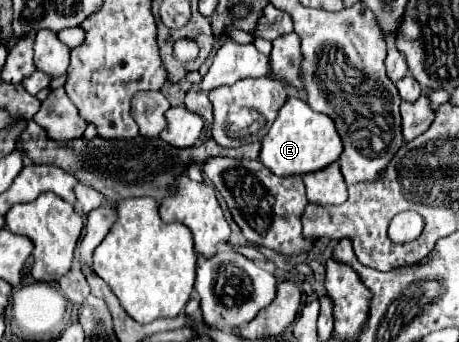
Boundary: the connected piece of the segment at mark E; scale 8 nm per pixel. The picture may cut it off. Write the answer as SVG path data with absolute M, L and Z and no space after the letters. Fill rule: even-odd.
M289 96L283 108L279 110L277 120L261 142L259 160L277 176L293 176L321 170L335 162L343 152L341 138L335 130L335 124L329 116L313 112L309 104L301 98Z

